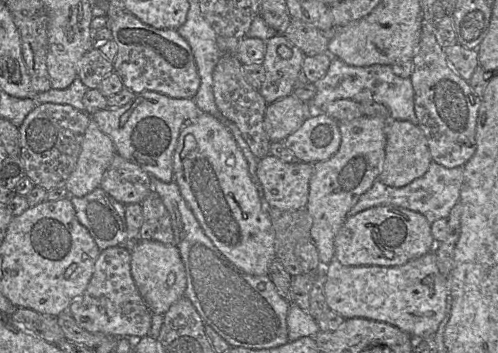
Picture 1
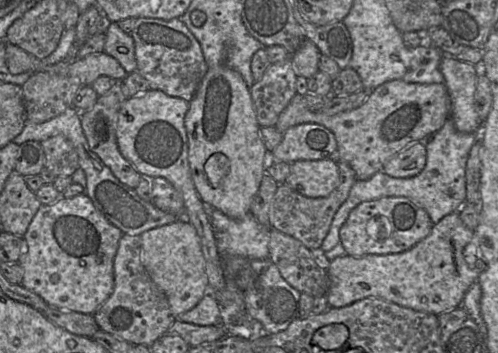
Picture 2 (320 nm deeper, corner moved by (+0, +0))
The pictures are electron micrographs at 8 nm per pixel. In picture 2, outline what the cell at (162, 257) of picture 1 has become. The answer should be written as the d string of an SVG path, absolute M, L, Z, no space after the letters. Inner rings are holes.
M182 218L141 234L142 264L147 273L166 295L172 313L178 317L194 308L209 291L206 262L196 228Z

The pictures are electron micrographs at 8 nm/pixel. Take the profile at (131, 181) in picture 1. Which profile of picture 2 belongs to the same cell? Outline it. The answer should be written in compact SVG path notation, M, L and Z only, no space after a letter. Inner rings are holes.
M117 81L110 90L98 97L96 103L90 110L81 112L81 124L90 149L111 169L121 183L132 189L136 189L142 175L123 157L119 151L116 138L118 112L122 104L128 99L123 93L122 86L123 81Z

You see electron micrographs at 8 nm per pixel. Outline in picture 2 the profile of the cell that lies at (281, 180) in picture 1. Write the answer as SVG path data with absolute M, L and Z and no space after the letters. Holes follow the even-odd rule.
M335 157L295 161L284 184L309 198L327 197L339 184L337 161Z

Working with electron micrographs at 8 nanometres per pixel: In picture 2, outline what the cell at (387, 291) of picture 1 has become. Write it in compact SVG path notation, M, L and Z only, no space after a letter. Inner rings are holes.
M457 211L444 216L433 224L428 236L404 252L385 255L371 254L362 257L349 255L337 257L330 261L327 269L329 288L326 297L329 306L339 308L364 298L375 297L437 316L453 310L461 306L465 293L477 281L479 275L476 269L470 269L464 256L465 247L468 244L474 246L473 236L473 230L463 224Z

